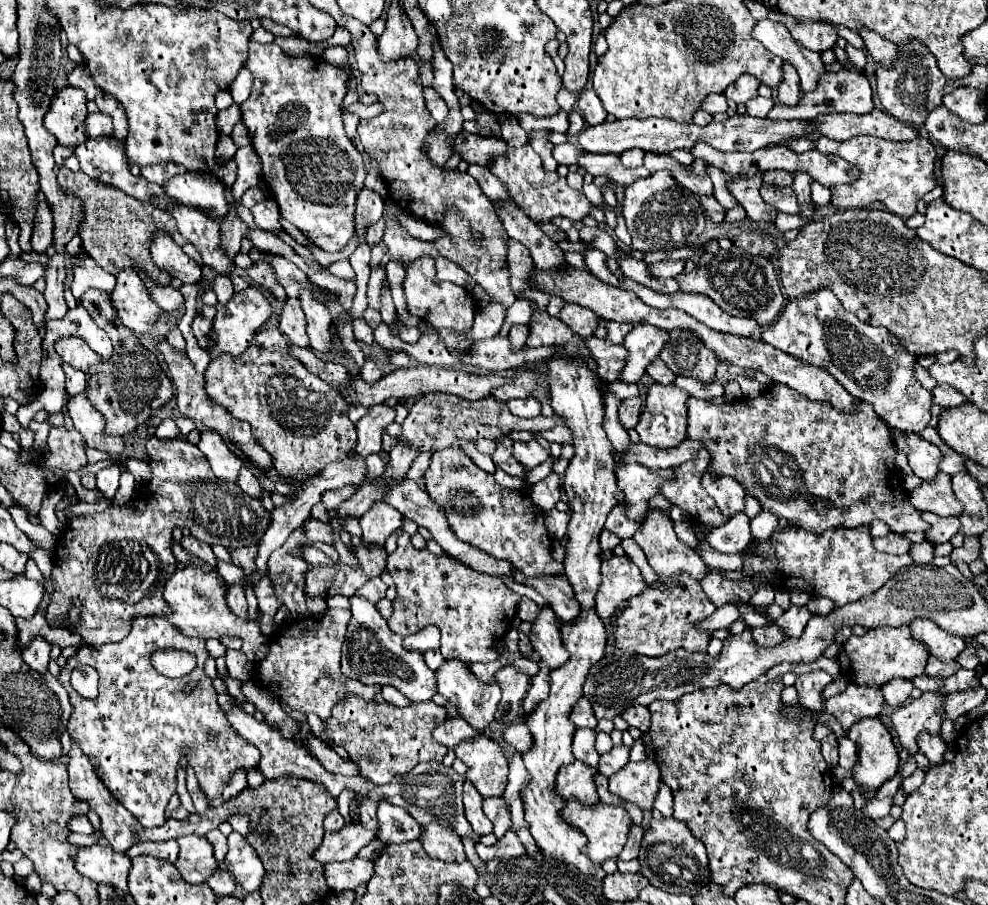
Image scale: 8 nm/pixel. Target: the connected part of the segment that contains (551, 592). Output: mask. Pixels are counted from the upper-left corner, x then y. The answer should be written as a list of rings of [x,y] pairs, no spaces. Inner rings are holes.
[[[516,572],[516,580],[538,590],[550,602],[556,616],[560,620],[564,620],[566,624],[570,624],[570,622],[574,622],[574,618],[578,618],[580,606],[578,606],[578,600],[574,598],[572,586],[566,578],[562,578],[562,576],[526,578],[526,576],[522,576],[522,572]]]

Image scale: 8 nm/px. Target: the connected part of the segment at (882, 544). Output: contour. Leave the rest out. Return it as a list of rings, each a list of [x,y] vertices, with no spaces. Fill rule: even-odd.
[[[888,532],[882,538],[874,538],[874,548],[888,554],[906,554],[910,546],[912,542],[904,534],[896,534],[896,532]]]

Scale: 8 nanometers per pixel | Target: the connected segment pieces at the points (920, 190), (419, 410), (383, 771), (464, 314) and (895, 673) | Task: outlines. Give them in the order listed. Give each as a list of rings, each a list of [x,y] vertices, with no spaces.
[[[856,136],[844,142],[818,138],[816,150],[822,154],[832,154],[844,158],[848,164],[858,168],[860,176],[852,184],[832,186],[832,204],[838,210],[850,208],[866,208],[870,204],[882,204],[884,210],[900,216],[910,218],[916,214],[916,202],[938,186],[934,164],[936,164],[936,150],[928,138],[916,138],[910,142],[898,142],[876,138],[876,136]]]
[[[434,392],[434,394],[424,394],[418,402],[414,402],[414,406],[410,408],[410,414],[404,422],[400,438],[404,438],[412,448],[418,448],[422,454],[422,452],[436,452],[446,446],[454,446],[458,440],[472,440],[472,442],[478,438],[494,440],[494,438],[506,436],[508,432],[514,432],[514,430],[542,432],[542,430],[550,430],[560,424],[562,422],[558,422],[558,418],[554,418],[554,416],[550,416],[550,418],[536,416],[530,420],[518,418],[518,416],[510,414],[506,402],[496,402],[490,396],[472,402],[472,400],[466,400],[460,396]]]
[[[350,694],[334,706],[328,720],[322,720],[324,732],[318,738],[322,738],[326,744],[344,746],[358,770],[364,770],[360,774],[362,778],[372,780],[374,784],[386,784],[392,776],[406,774],[420,762],[442,760],[446,756],[448,748],[436,742],[432,736],[432,730],[446,718],[448,710],[432,700],[398,708],[390,702],[366,702],[364,698]]]
[[[432,256],[416,258],[414,262],[410,262],[410,266],[404,266],[404,270],[406,270],[406,278],[402,282],[402,288],[406,296],[408,314],[430,322],[436,328],[438,336],[444,338],[450,354],[468,354],[472,342],[466,338],[466,334],[472,330],[474,314],[476,314],[476,302],[472,298],[472,292],[454,282],[440,282],[436,278]]]
[[[880,626],[880,628],[866,630],[864,636],[850,636],[842,644],[836,660],[840,662],[840,672],[842,676],[848,678],[848,682],[860,686],[884,686],[894,678],[912,680],[920,676],[928,660],[928,650],[926,646],[922,646],[910,636],[908,626],[900,626],[900,628]]]

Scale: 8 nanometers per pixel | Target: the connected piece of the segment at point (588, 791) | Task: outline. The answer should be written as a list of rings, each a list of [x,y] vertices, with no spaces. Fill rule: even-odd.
[[[572,762],[568,766],[562,766],[558,772],[558,782],[556,790],[562,798],[572,798],[576,796],[584,806],[592,806],[600,802],[594,776],[598,772],[592,766],[586,766],[586,762]]]

